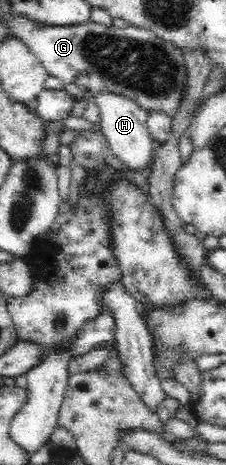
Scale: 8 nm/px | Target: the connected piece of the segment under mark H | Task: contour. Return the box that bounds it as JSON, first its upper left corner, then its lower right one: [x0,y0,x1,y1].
[95,93,157,173]

